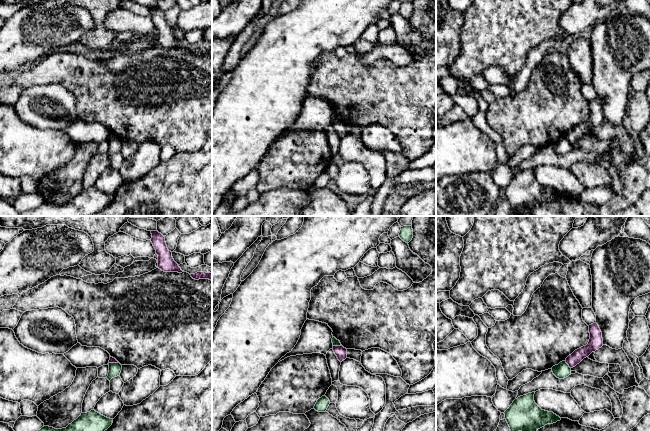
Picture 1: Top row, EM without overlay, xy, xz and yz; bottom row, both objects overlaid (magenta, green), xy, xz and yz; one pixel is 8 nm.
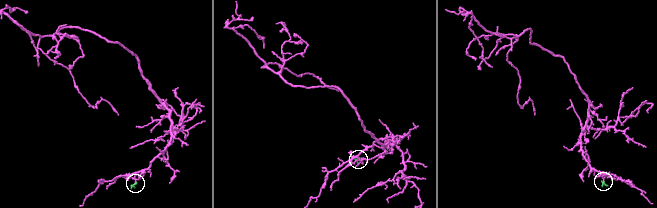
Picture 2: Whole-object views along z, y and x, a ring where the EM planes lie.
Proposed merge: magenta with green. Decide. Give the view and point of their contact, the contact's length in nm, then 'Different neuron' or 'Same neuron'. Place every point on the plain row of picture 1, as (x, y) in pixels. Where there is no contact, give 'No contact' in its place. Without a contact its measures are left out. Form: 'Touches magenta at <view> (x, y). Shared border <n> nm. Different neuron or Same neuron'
Touches magenta at yz (567, 139). Shared border 80 nm. Different neuron

